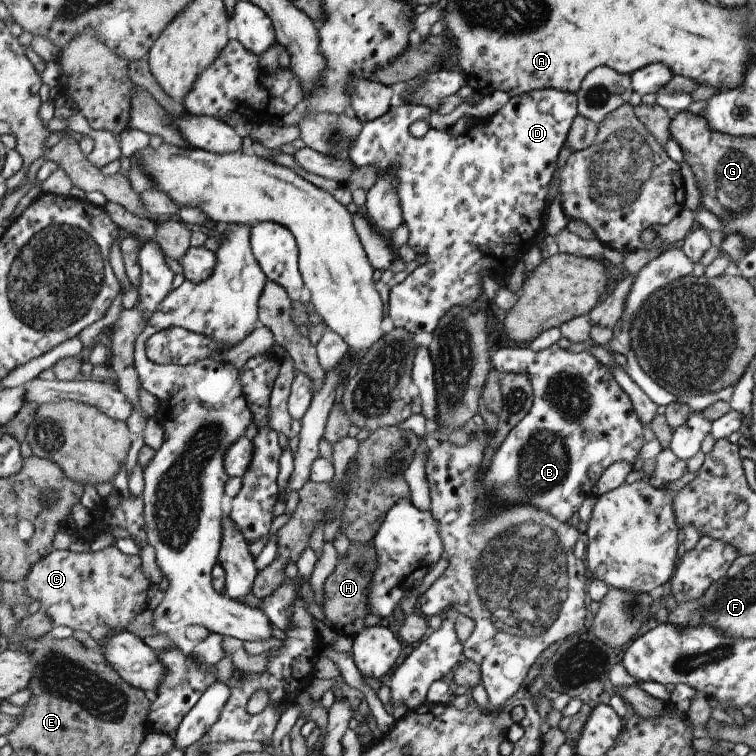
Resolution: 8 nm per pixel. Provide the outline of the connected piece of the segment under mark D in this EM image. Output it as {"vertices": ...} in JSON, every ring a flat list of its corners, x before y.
{"vertices":[[557,88,536,89,525,95,511,97,503,107,486,119,477,119,472,123,469,122,465,130,459,135,453,134,452,126,449,130,436,130,430,128,428,132,421,138,415,138,411,134,411,124,417,120,428,121,431,118,432,110,427,106,407,105,396,103,385,116,377,118,372,122,365,123,360,136,357,136,357,142,351,148,351,160,357,167,372,166,378,178,381,178,385,172,389,172,389,176,397,176,399,182,399,198,401,198,401,210,403,210,403,220,405,226,409,229,408,246,410,246,416,254,427,255,428,260,417,266,401,283,391,287,388,294,388,317,387,322,390,328,403,328,409,332,418,334,427,332,433,334,440,326,441,320,453,310,453,308,471,308,475,307,475,302,481,298,483,293,483,284,481,283,481,273,486,272,488,277,494,279,503,279,506,272,511,273,515,264,523,260,523,256,529,252,529,248,539,246,541,231,546,232,547,216,550,216,550,206,552,202,547,202,547,192,549,192,549,184,553,180,553,174,557,172,557,162,559,162,559,154,563,144,569,138,569,130,573,120,579,115,578,110,578,94,563,92]]}

